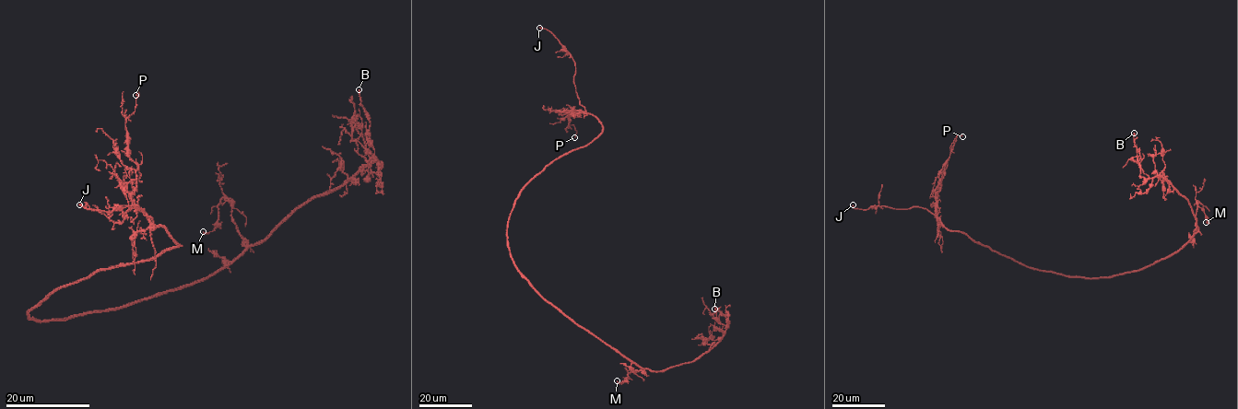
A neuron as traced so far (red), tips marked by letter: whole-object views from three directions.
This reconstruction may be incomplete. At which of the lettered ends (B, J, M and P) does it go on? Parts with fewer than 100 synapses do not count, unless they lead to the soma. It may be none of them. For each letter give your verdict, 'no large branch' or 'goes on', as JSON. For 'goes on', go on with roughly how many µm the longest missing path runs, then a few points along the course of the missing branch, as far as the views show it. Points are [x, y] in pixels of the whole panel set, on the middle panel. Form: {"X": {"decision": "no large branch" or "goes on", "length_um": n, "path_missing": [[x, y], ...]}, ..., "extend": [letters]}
{"B": {"decision": "no large branch"}, "J": {"decision": "goes on", "length_um": 35, "path_missing": [[539, 28], [534, 23], [535, 17], [538, 14], [545, 15]]}, "M": {"decision": "no large branch"}, "P": {"decision": "no large branch"}, "extend": ["J"]}

